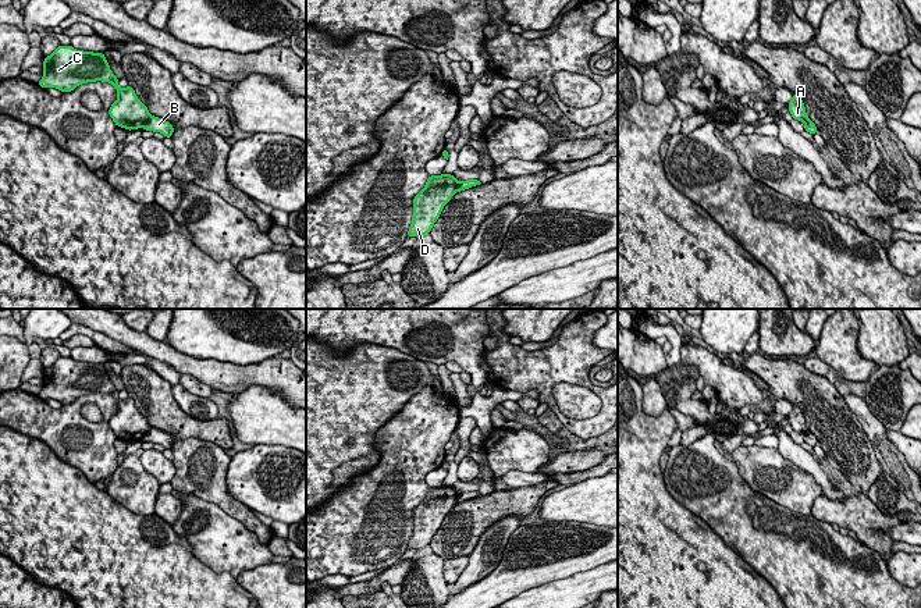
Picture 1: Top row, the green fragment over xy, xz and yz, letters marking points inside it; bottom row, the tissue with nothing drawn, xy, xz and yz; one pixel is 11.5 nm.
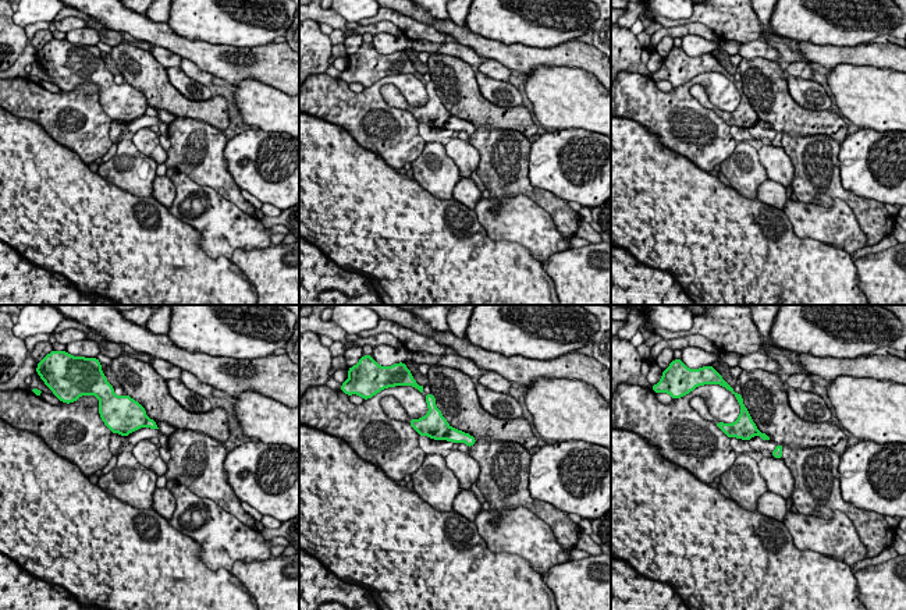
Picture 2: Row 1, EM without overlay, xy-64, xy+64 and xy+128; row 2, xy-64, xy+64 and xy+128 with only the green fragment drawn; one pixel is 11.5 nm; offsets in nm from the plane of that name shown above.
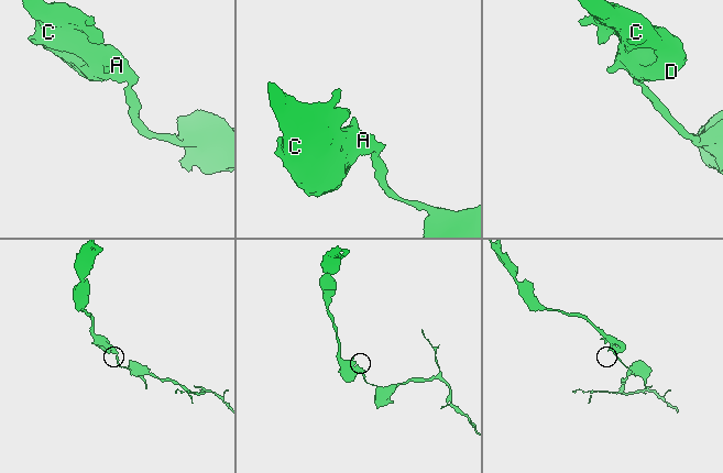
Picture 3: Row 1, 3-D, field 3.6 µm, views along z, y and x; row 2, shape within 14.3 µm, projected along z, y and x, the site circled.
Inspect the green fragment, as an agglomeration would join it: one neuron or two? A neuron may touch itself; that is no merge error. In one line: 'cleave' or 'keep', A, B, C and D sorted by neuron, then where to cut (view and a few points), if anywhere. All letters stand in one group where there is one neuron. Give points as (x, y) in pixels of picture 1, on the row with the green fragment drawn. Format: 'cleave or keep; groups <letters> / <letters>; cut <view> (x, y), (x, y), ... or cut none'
cleave; groups A C D / B; cut xy (150, 116), (142, 124)

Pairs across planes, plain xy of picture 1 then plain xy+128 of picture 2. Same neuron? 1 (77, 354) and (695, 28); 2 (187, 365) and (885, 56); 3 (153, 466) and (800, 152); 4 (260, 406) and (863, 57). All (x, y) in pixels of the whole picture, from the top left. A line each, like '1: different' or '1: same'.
1: different
2: same
3: different
4: different

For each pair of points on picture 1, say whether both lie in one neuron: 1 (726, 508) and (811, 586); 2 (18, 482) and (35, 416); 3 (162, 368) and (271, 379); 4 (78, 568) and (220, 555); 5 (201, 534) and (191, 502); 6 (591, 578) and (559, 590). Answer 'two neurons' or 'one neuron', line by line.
1: one neuron
2: two neurons
3: two neurons
4: two neurons
5: one neuron
6: one neuron

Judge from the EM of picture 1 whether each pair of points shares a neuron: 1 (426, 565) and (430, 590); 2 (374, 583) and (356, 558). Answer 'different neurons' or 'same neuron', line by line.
1: same neuron
2: different neurons

